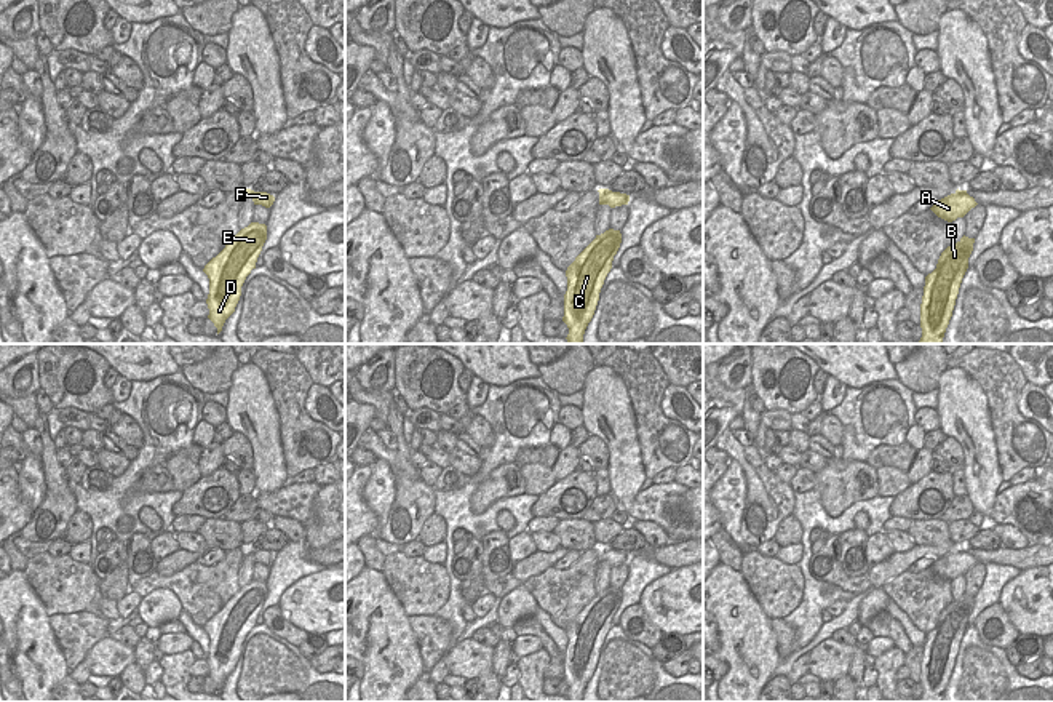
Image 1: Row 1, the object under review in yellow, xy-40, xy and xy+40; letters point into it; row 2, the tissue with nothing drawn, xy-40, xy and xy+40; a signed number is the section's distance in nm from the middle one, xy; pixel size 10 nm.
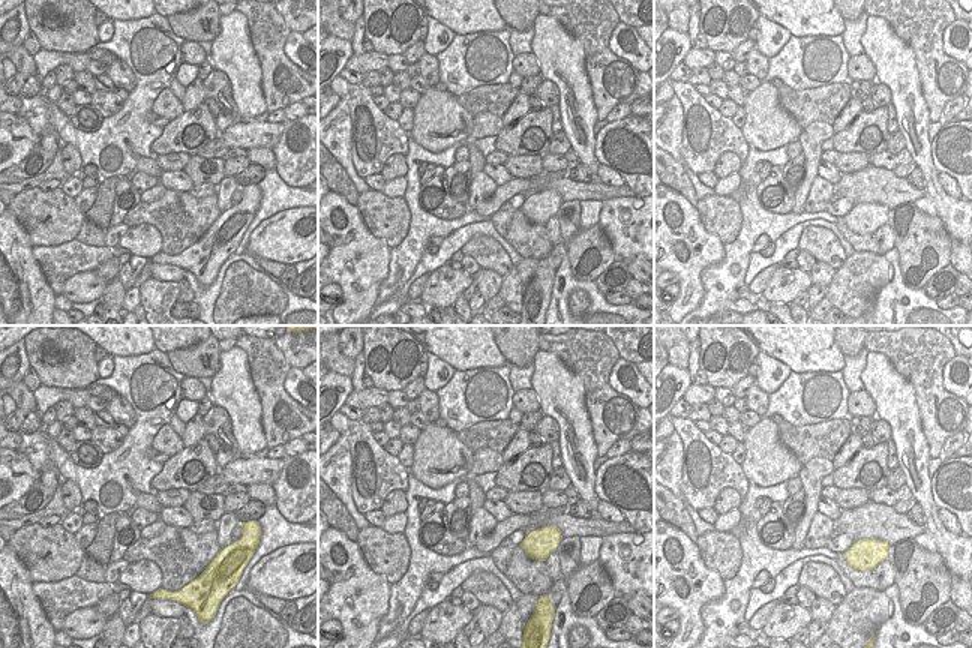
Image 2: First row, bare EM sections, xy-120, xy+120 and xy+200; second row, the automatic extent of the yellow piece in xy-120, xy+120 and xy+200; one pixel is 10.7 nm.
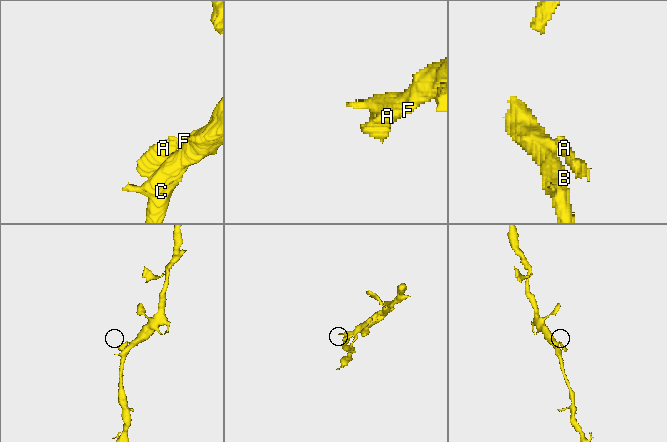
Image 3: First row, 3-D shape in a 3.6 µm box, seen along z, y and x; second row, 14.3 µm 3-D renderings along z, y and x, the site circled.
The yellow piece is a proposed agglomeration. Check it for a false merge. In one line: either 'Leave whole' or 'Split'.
Leave whole

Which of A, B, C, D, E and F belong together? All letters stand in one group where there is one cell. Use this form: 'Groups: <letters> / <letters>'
Groups: A B C D E F

